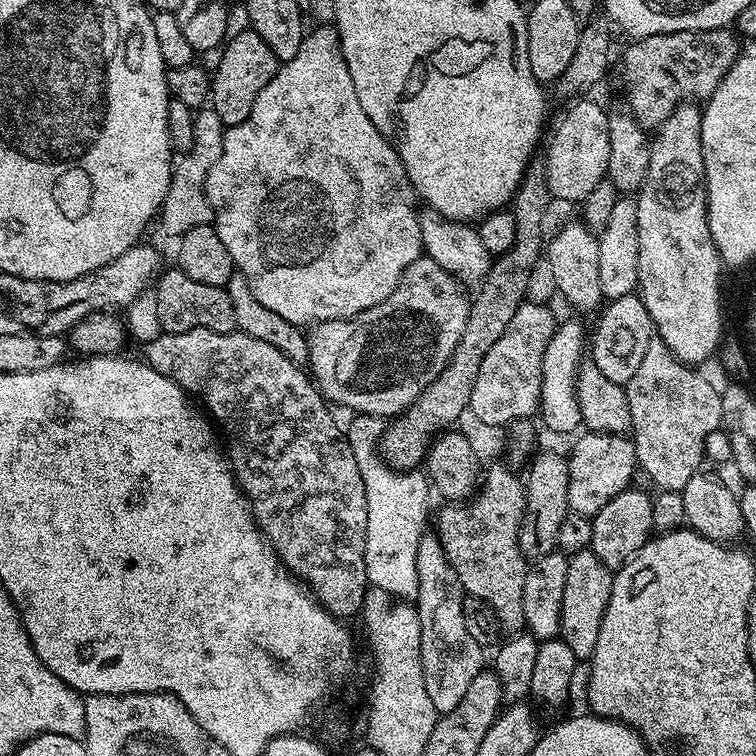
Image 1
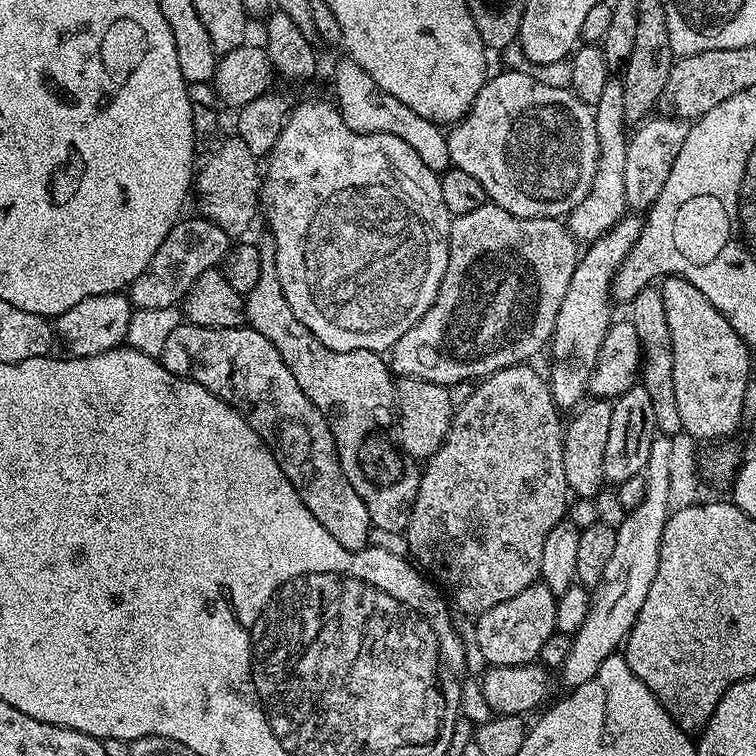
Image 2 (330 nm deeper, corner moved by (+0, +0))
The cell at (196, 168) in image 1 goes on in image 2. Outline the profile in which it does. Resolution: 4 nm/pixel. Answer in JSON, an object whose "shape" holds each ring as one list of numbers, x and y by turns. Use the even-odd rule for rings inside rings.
{"shape":[[235,134,229,135,230,138,223,140,217,145,216,153,200,170,197,171,194,188,198,190,198,196,202,202,204,210,203,215,212,221,217,226,226,230,229,239,236,240,244,235,252,226,255,218,257,220,259,207,259,191,262,183,262,176,260,173,259,159,252,151,247,149,246,142,241,140,240,136]]}

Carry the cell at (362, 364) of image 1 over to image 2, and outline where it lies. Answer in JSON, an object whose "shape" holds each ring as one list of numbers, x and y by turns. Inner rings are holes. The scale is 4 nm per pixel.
{"shape":[[491,202,478,206,471,214,455,217,450,226,448,265,440,293,406,334,395,337,390,348,393,373,453,386,483,378,511,364,531,361,531,356,551,341,558,306,566,298,566,286,574,278,577,263,578,241,559,219,518,218]]}

